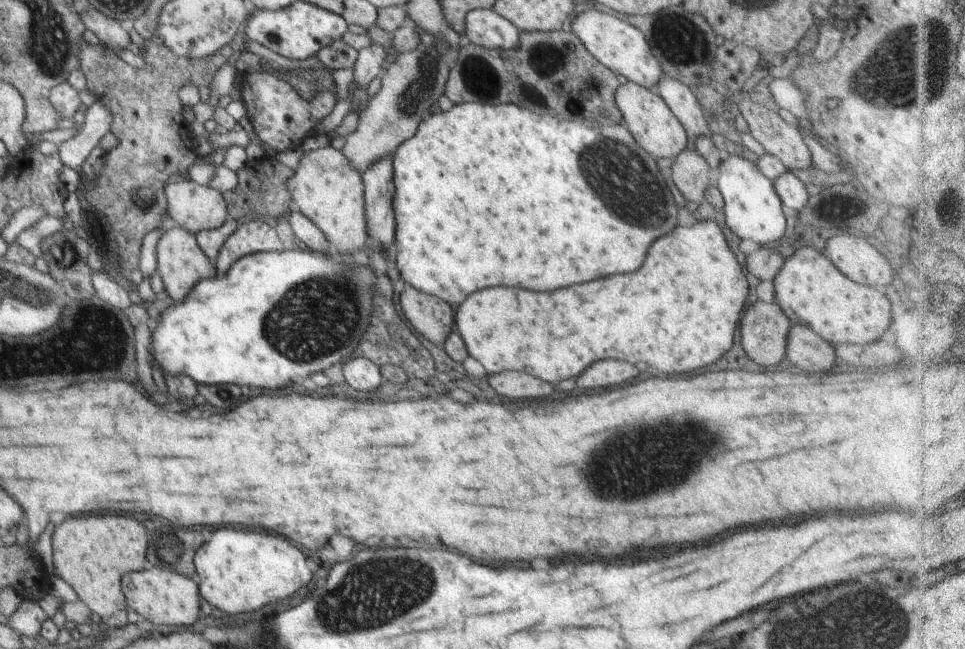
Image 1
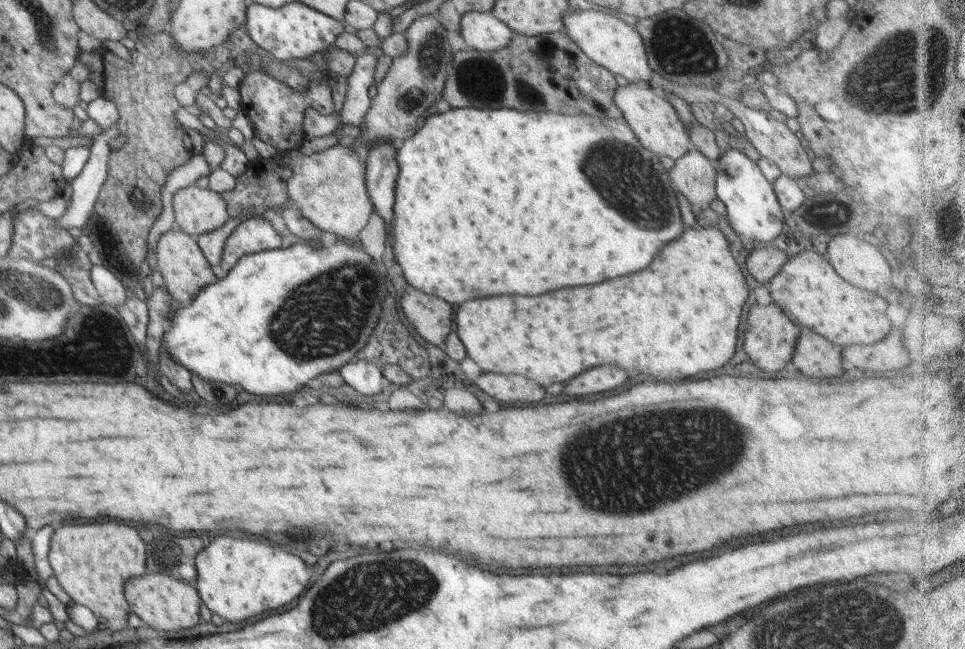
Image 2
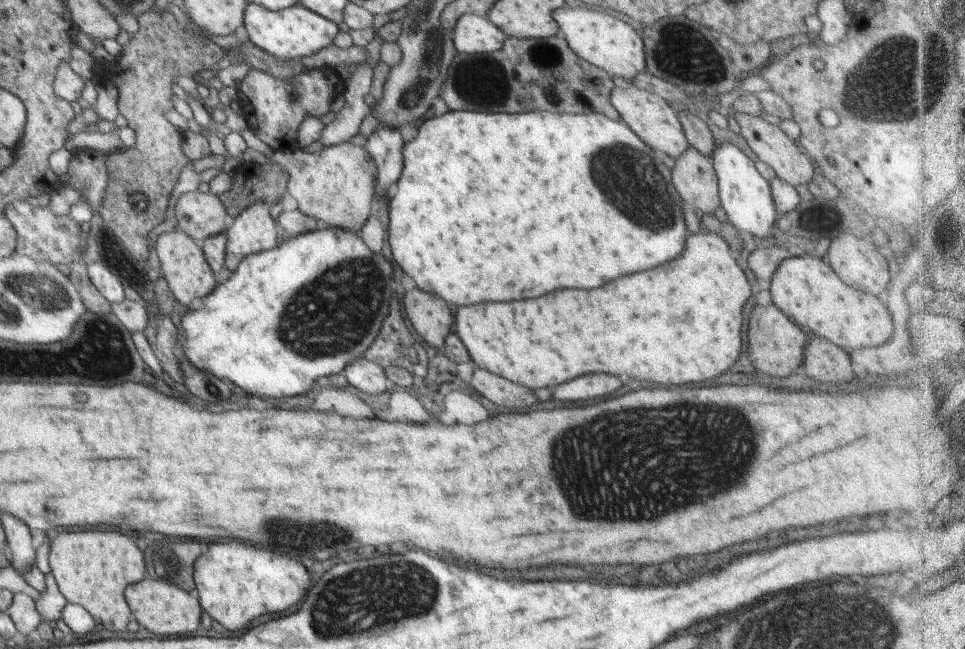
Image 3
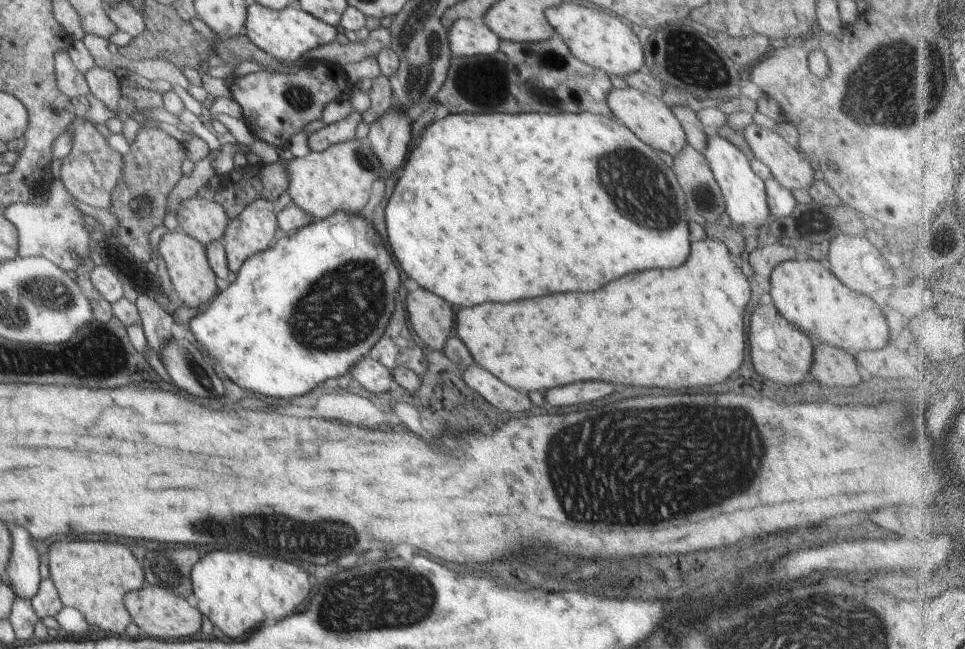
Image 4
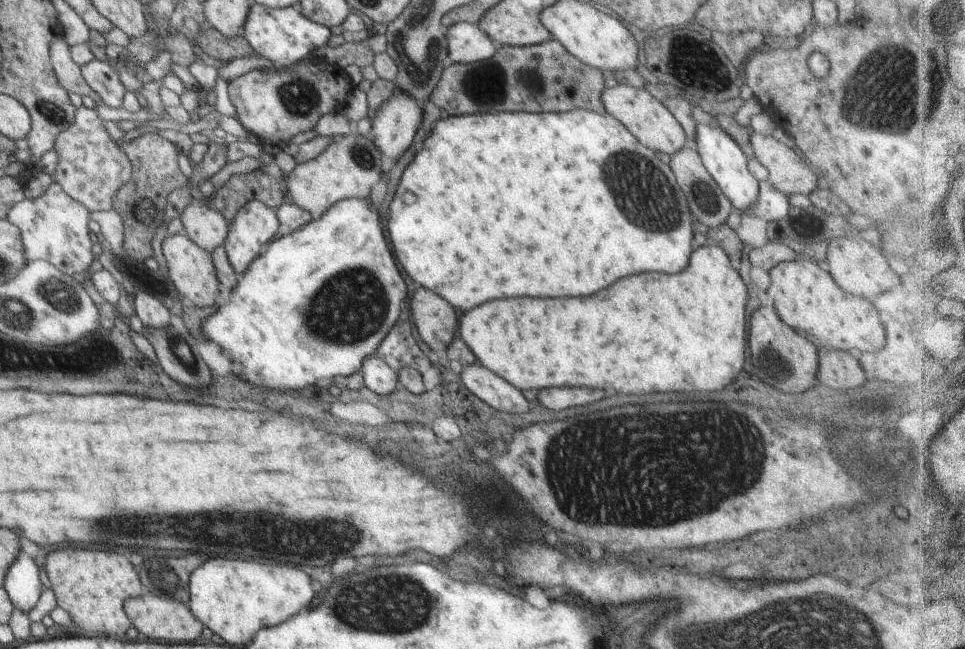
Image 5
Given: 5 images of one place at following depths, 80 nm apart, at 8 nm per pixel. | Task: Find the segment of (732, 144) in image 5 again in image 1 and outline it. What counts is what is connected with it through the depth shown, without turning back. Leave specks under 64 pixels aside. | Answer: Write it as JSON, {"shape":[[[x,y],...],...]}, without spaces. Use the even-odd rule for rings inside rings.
{"shape":[[[724,155],[718,167],[718,184],[715,187],[724,199],[725,205],[722,209],[730,230],[741,240],[752,240],[763,248],[781,240],[786,228],[786,217],[773,181],[760,172],[757,163],[742,155]]]}

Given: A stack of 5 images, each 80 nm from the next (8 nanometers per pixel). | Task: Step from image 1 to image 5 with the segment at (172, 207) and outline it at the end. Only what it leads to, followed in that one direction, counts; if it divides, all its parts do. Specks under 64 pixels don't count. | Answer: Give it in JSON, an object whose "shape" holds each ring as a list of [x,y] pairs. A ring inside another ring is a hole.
{"shape":[[[192,202],[181,210],[182,226],[184,234],[204,251],[212,253],[218,246],[223,246],[229,232],[230,224],[218,210],[212,210],[206,203]]]}

